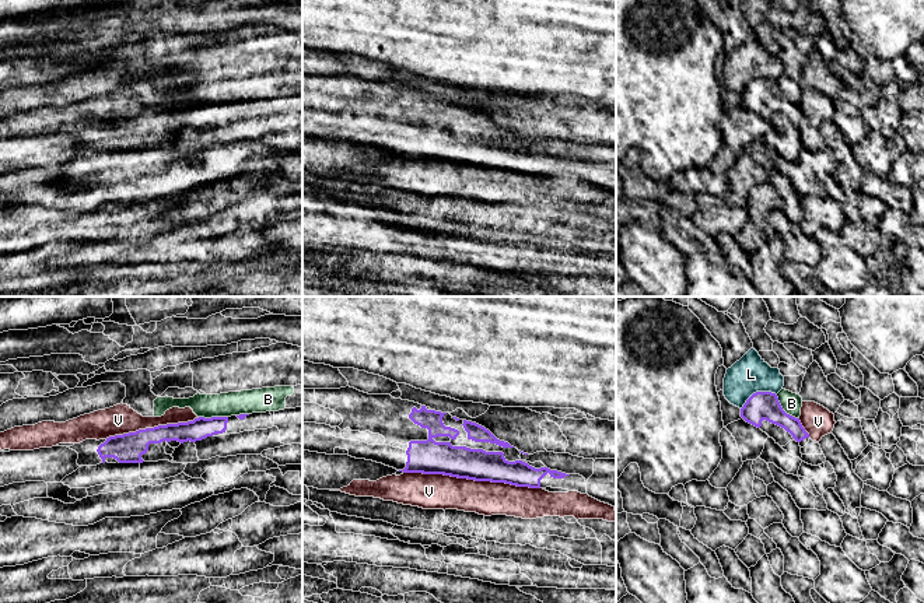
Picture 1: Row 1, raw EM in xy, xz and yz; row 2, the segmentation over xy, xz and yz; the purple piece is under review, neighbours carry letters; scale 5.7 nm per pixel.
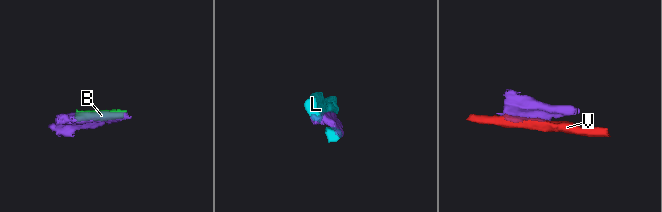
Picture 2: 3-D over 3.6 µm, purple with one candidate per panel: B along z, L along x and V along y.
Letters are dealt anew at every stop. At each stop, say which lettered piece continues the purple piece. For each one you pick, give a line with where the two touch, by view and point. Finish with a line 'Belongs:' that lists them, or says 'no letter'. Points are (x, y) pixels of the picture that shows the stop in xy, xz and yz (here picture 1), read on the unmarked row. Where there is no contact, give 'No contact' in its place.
Belongs: no letter

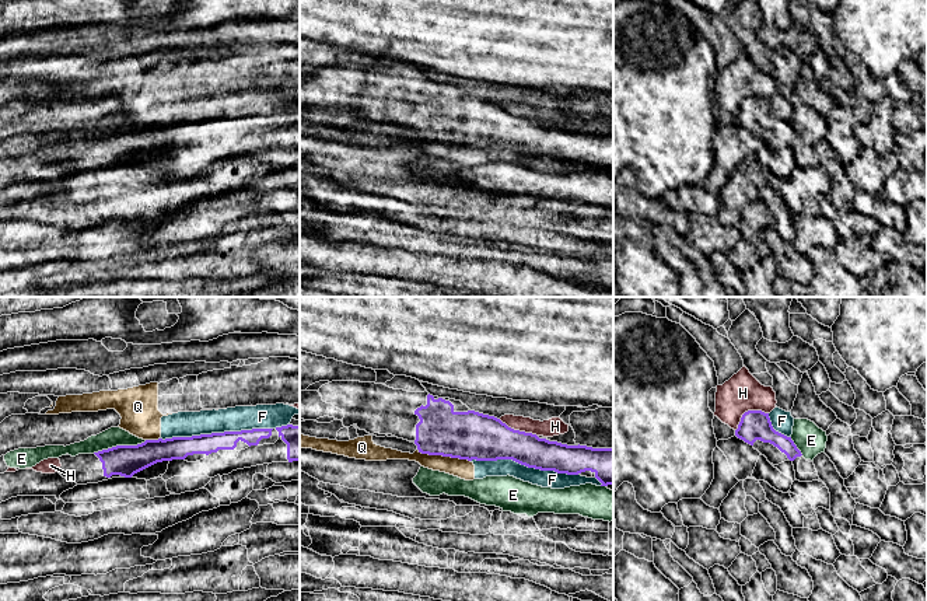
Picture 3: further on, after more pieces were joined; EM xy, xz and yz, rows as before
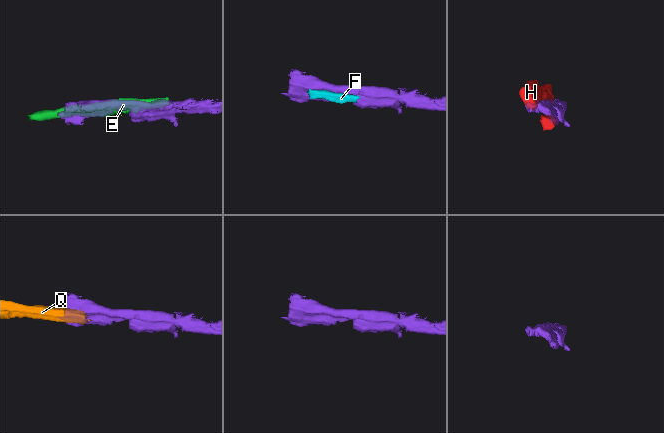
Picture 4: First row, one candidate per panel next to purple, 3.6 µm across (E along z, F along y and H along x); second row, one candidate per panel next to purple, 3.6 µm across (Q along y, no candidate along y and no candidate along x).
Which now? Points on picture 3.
Belongs: no letter

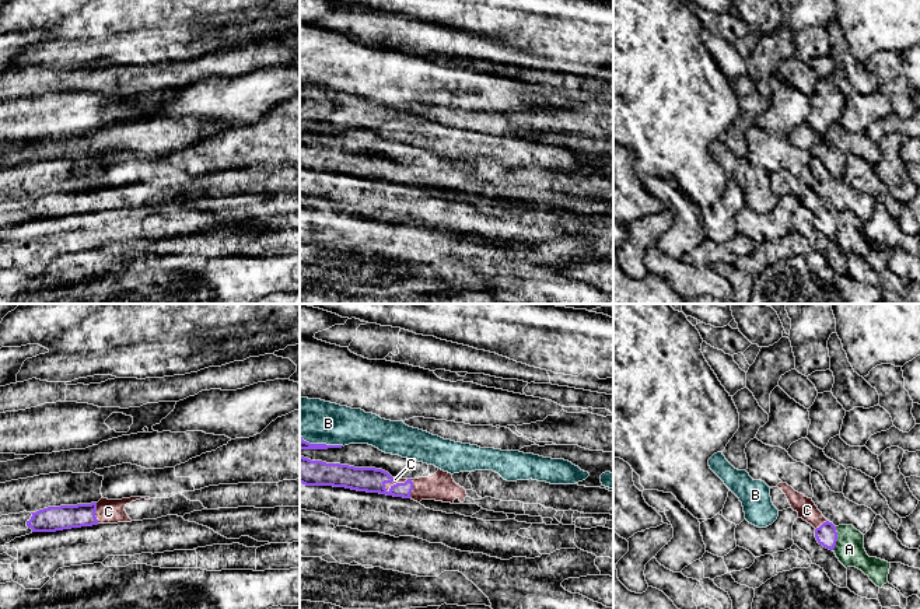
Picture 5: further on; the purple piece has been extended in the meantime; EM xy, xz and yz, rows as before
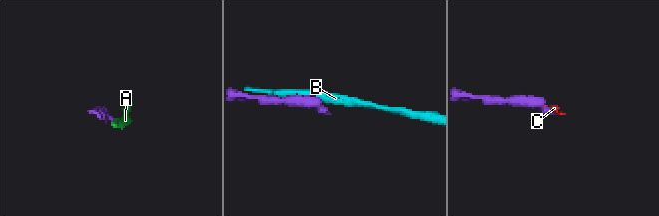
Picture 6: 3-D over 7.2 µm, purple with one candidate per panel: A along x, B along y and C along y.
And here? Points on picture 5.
C: Touches purple at xy (94, 199)
Belongs: C

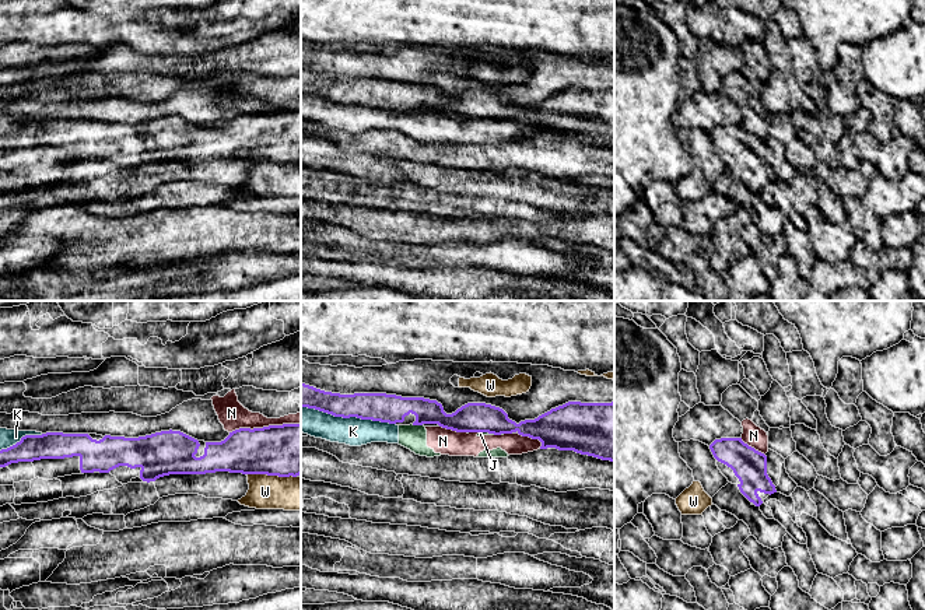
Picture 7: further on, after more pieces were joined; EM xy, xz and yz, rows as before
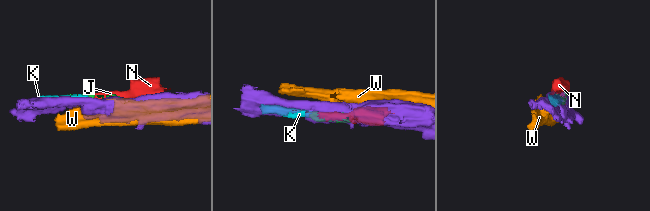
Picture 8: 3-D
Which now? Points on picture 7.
Belongs: no letter

